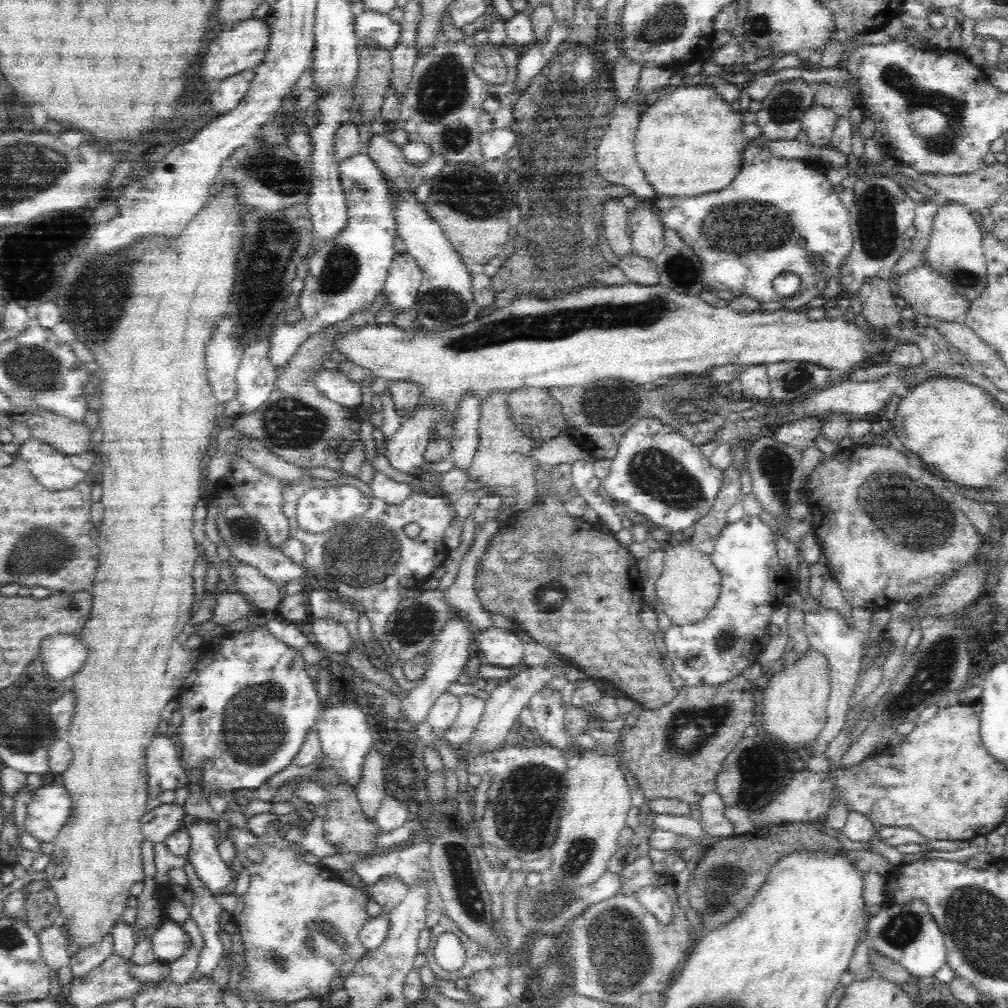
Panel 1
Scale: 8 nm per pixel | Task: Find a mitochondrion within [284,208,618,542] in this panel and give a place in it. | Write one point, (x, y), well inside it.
(341, 266)

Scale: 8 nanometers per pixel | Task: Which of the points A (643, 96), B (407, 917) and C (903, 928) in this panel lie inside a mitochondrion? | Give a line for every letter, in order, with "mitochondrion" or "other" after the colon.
A: other
B: other
C: mitochondrion

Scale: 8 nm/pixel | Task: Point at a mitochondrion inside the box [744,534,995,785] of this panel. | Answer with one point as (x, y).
(938, 666)

